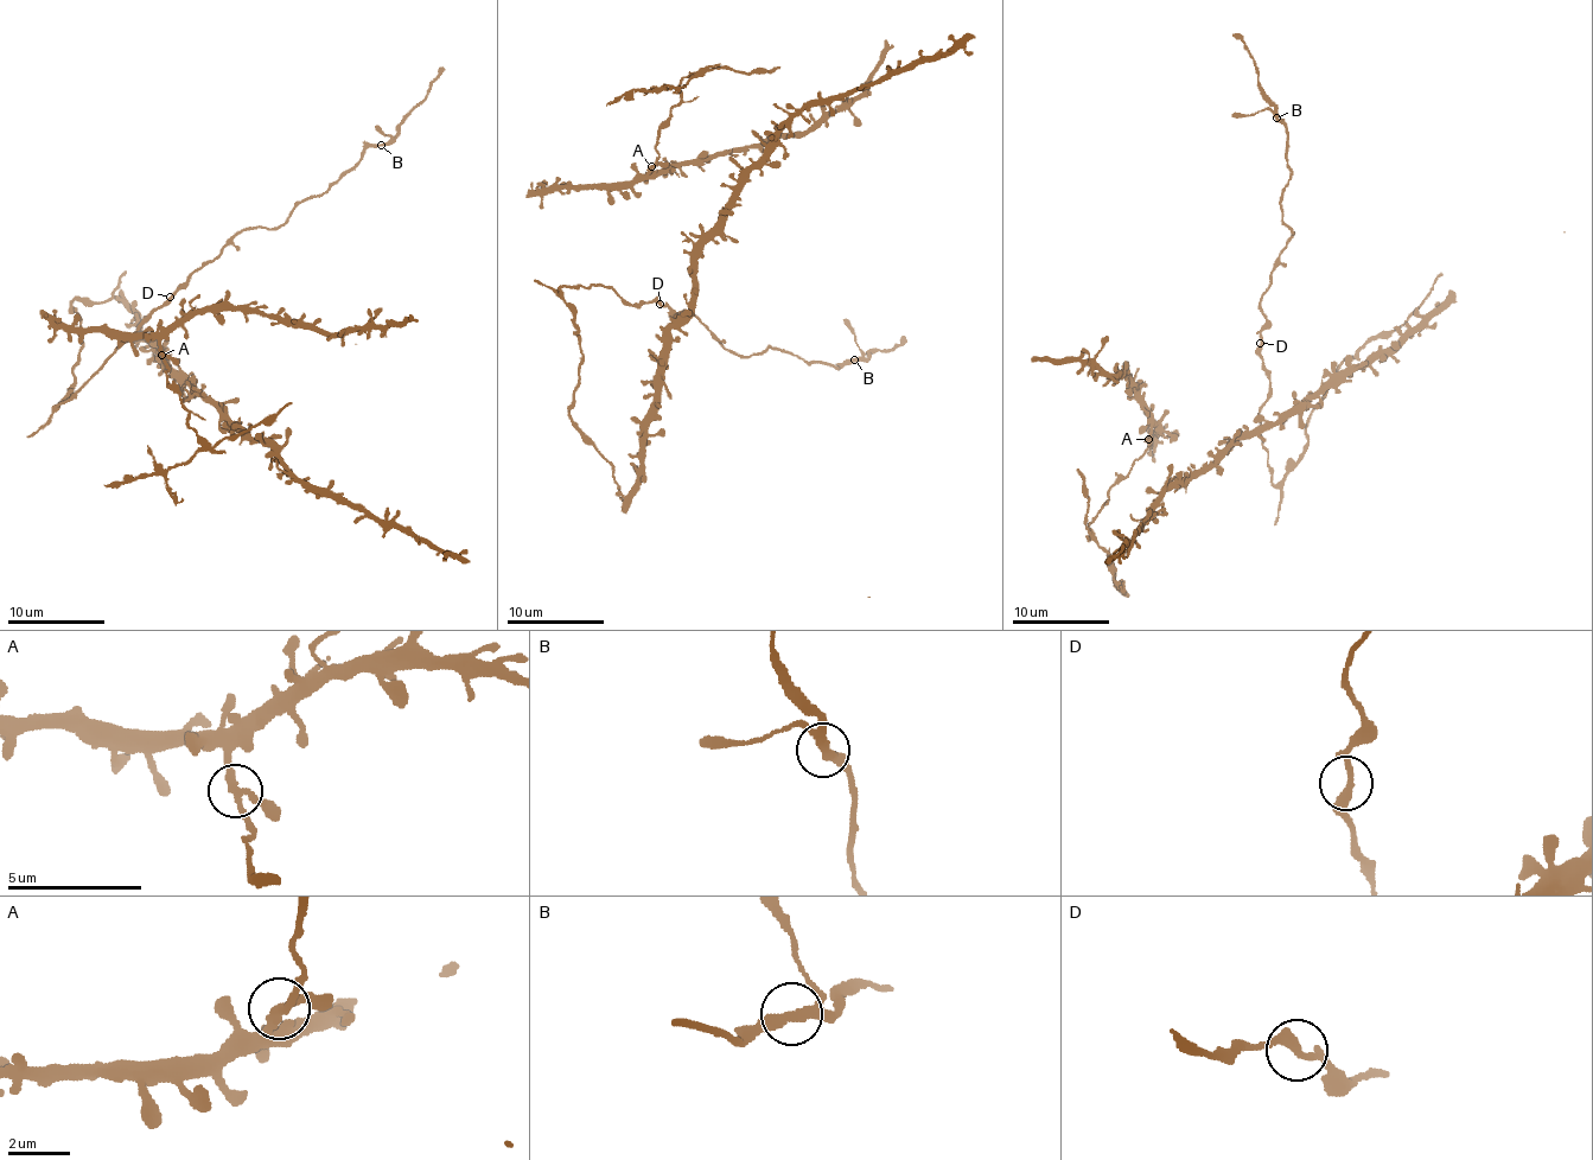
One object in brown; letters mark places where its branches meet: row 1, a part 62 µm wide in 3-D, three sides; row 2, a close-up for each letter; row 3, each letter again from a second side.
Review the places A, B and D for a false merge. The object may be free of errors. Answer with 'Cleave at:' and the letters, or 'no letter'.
Cleave at: A

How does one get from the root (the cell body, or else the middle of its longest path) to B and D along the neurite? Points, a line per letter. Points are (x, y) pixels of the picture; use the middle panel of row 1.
B: (651, 407), (625, 496), (569, 416), (581, 348), (562, 287), (688, 312), (741, 357), (854, 359)
D: (651, 407), (641, 477), (625, 496), (569, 416), (581, 348), (559, 290), (599, 285), (638, 306), (660, 304)

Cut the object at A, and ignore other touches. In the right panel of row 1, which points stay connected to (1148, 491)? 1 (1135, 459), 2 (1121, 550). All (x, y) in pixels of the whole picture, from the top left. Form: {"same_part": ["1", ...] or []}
{"same_part": ["2"]}

